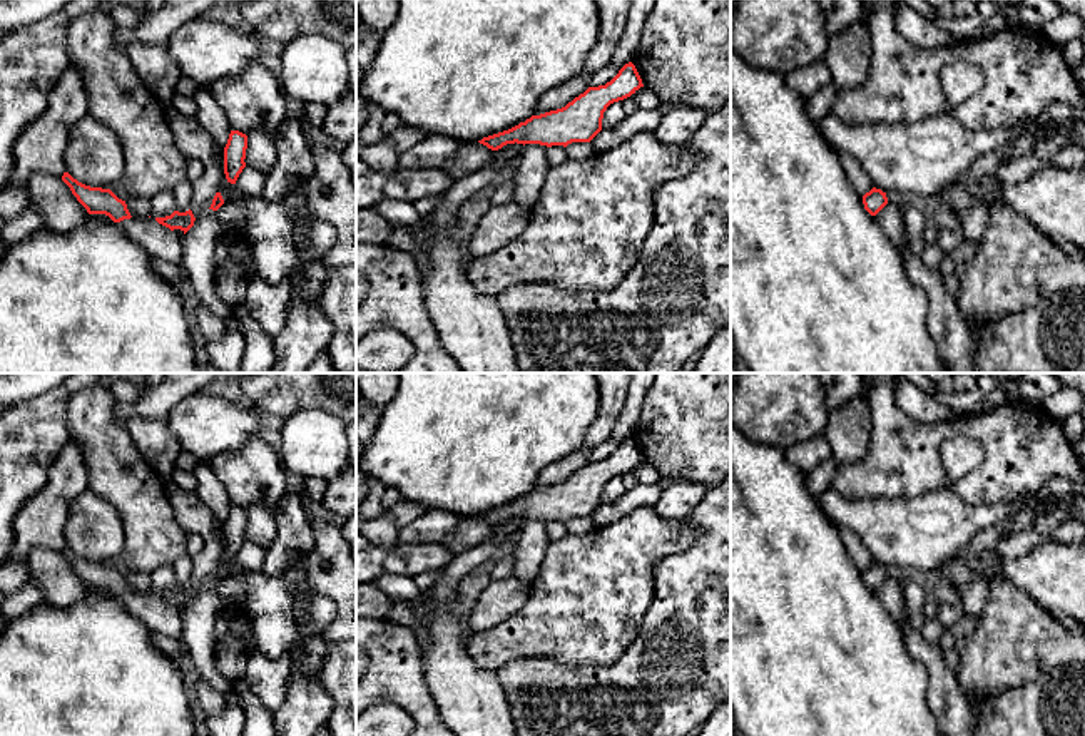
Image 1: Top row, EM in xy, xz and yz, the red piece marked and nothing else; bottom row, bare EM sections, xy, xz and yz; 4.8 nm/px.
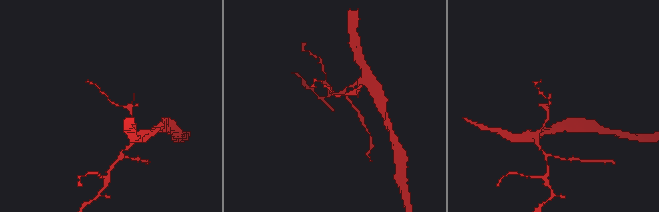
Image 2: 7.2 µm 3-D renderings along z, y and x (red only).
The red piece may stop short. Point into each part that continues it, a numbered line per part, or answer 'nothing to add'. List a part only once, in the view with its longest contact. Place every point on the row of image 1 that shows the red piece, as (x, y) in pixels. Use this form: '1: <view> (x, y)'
nothing to add

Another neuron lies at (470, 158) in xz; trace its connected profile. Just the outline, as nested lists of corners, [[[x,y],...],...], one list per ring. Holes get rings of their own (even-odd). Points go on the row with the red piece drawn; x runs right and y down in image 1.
[[[480,142],[461,144],[451,161],[443,166],[443,171],[455,181],[485,167],[495,157],[495,151]]]

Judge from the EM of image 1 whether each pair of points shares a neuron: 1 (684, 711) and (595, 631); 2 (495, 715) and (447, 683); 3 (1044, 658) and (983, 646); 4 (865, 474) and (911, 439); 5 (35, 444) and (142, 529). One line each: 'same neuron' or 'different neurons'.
1: different neurons
2: same neuron
3: same neuron
4: same neuron
5: different neurons

